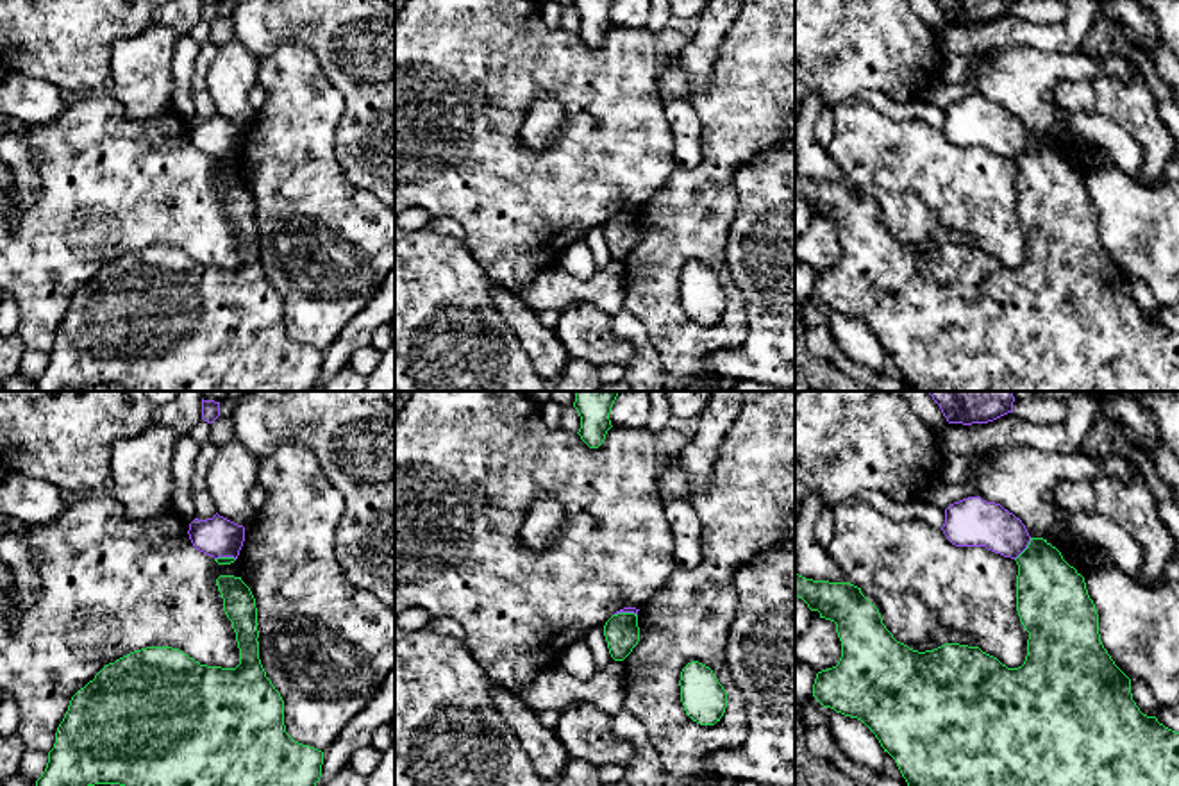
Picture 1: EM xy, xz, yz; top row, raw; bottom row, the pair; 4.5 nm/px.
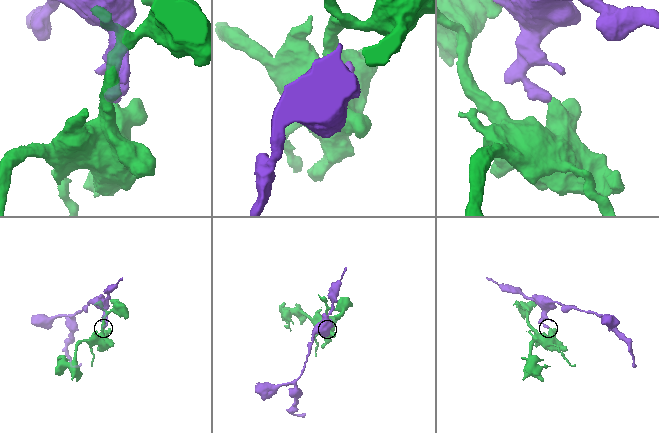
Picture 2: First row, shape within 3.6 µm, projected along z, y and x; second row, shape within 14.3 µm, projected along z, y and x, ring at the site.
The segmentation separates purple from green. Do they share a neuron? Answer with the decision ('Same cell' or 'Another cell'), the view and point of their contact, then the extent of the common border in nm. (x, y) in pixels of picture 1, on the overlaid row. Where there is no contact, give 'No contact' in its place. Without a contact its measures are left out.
Another cell. Touches purple at yz (1026, 547). Shared border 130 nm

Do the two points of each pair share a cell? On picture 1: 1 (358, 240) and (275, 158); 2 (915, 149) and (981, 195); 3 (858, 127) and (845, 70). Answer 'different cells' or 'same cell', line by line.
1: same cell
2: same cell
3: different cells

